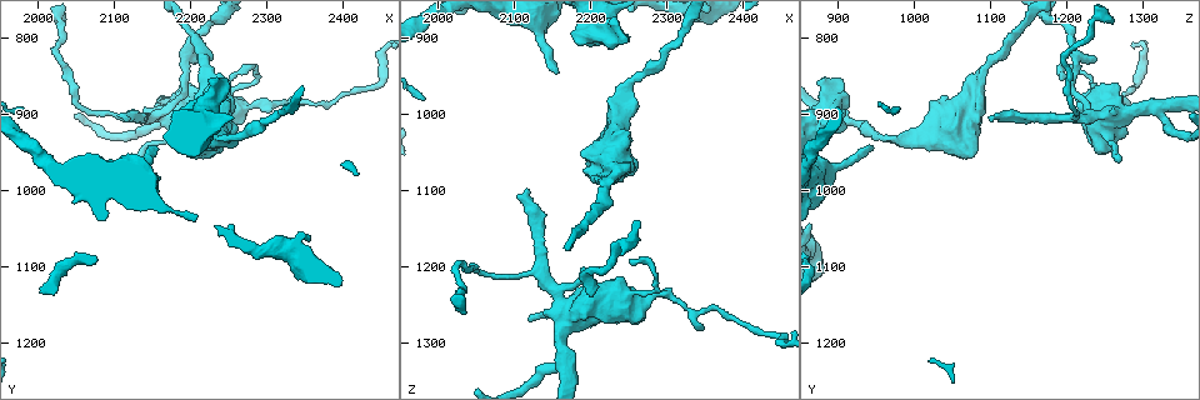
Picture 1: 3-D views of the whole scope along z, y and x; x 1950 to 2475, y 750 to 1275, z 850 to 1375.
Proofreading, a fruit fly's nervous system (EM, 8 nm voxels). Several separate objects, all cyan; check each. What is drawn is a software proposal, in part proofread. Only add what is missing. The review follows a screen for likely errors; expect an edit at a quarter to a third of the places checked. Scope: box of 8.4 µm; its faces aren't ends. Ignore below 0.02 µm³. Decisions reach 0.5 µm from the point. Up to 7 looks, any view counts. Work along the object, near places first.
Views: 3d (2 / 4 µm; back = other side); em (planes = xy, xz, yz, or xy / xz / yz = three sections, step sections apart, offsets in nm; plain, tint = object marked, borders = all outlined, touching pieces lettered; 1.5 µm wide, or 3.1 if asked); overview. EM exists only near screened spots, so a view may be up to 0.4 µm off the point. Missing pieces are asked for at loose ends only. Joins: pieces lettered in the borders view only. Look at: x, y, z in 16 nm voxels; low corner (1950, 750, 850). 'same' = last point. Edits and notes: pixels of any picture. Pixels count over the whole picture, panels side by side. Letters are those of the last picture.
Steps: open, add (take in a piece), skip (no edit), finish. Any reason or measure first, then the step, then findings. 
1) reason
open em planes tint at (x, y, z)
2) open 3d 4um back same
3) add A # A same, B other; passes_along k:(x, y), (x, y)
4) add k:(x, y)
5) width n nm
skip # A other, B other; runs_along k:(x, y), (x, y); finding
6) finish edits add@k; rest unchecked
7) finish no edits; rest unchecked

branch stops here
open em planes borders at (2160, 950, 945)

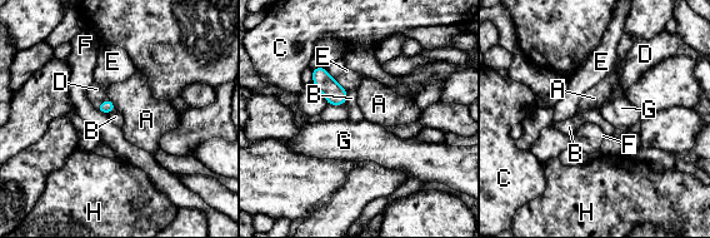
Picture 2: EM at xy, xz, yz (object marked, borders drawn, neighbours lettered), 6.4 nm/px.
longest_contact E 120 nm
add D # A other, B other, C other, D same, E other, F other, G other, H other; passes_along 2:(106, 107), (101, 103), (96, 94); it goes on there

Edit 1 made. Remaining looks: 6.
open overview

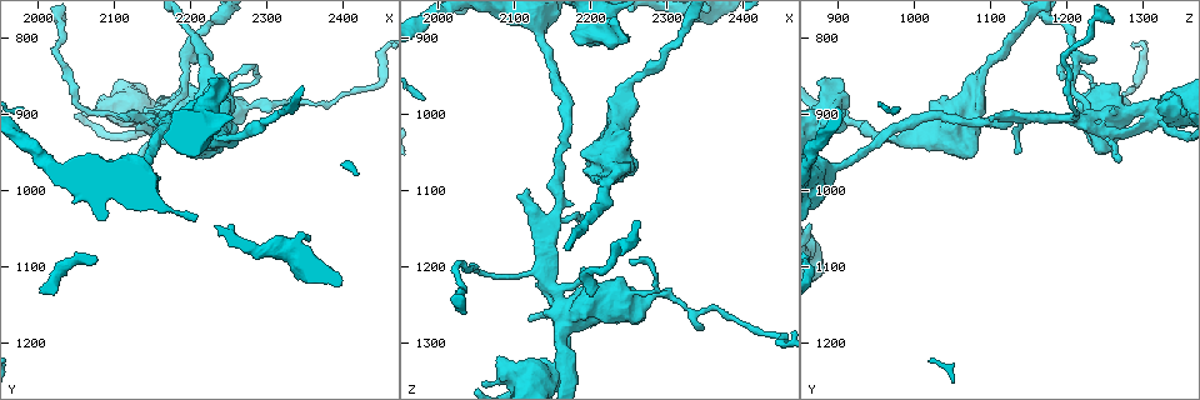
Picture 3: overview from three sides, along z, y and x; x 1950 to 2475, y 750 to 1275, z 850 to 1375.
free end
open em xz step 8 borders at (2240, 855, 890)

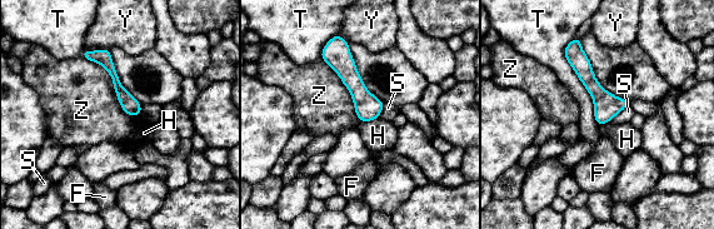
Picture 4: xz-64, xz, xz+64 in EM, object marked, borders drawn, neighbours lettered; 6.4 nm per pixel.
skip # F other, H other, S other, T other, Y other, Z other; runs_along 4:(335, 39), (369, 118); no lettered piece goes on from it

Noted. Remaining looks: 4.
finish edits add@2; rest unchecked

